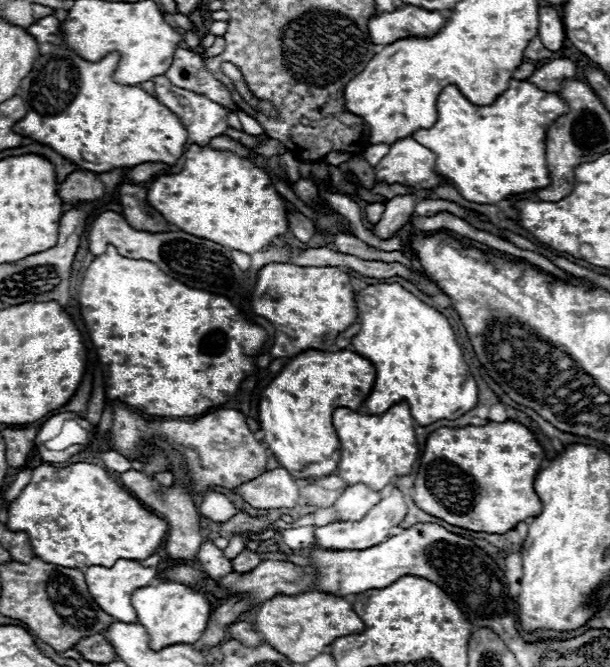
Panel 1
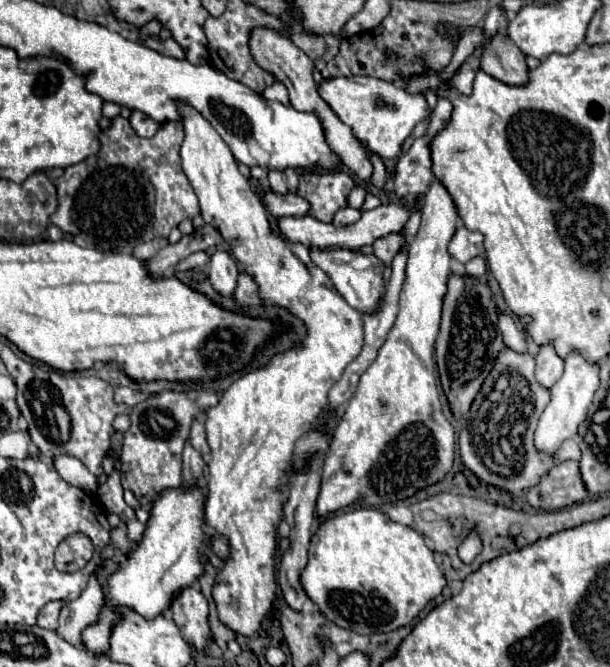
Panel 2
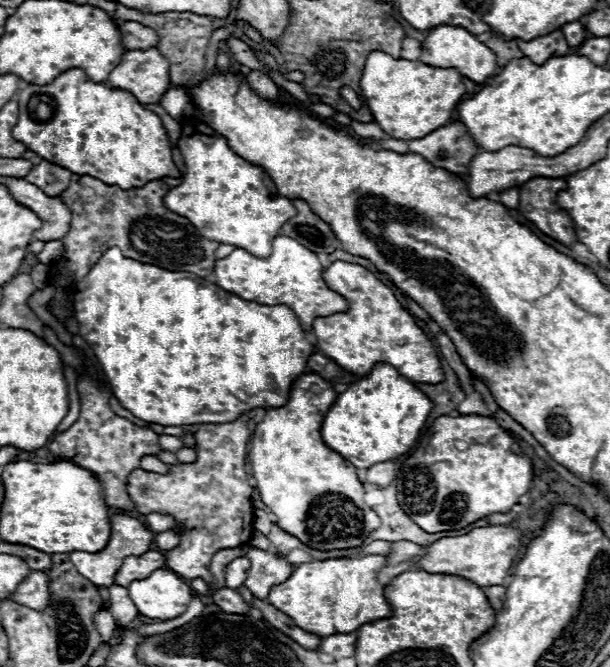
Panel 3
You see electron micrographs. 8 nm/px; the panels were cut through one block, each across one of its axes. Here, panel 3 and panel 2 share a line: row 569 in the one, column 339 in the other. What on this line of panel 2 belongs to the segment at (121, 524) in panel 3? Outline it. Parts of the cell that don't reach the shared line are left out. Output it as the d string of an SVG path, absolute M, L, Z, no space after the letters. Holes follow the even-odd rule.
M332 76L332 78L322 78L318 84L318 94L320 98L332 108L332 112L352 128L354 136L372 152L378 154L380 158L394 158L400 154L400 144L410 136L414 126L428 116L428 104L422 94L408 94L404 92L398 84L386 82L386 80L376 80L368 76ZM376 96L384 102L390 102L396 106L394 110L388 108L378 108L376 106Z

